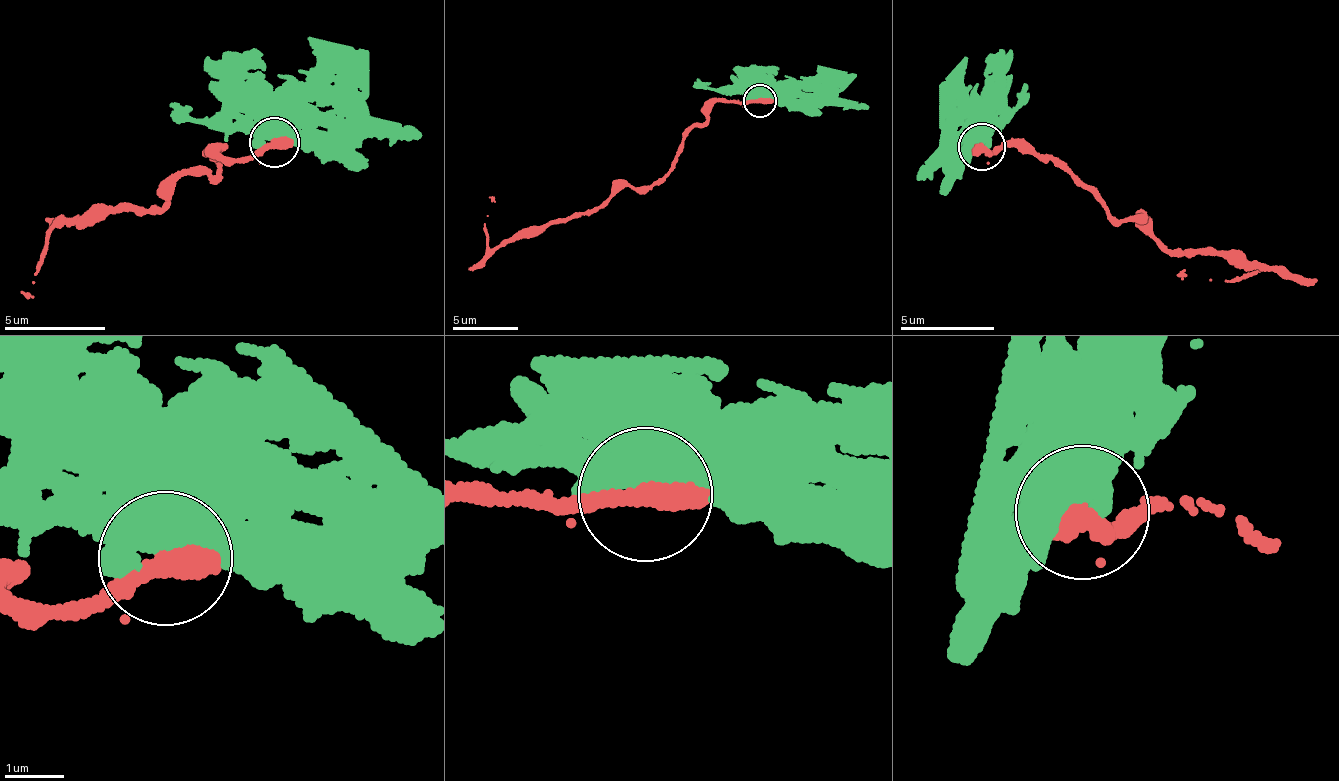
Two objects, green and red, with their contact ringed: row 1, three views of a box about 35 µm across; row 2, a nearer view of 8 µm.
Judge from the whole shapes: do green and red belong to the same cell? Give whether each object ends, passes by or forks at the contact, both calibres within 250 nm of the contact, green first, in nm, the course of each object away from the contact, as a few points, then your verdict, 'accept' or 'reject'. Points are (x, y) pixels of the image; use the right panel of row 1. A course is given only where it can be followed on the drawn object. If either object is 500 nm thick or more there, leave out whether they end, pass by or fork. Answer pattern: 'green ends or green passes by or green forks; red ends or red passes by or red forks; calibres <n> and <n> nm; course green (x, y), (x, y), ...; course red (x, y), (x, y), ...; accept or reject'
calibres 600 and 440 nm; course green (982, 144), (976, 142), (949, 173), (941, 165), (923, 180), (917, 175); course red (980, 146), (1061, 164), (1186, 253), (1231, 247), (1276, 268), (1176, 273); reject

